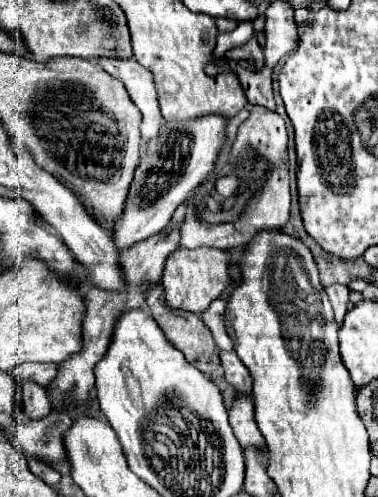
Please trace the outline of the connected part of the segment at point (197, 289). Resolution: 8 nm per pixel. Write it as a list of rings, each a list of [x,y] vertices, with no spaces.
[[[199,247],[199,249],[179,249],[165,263],[163,271],[163,287],[165,287],[165,301],[183,311],[191,311],[201,315],[221,293],[231,285],[231,255],[227,249],[217,247]]]

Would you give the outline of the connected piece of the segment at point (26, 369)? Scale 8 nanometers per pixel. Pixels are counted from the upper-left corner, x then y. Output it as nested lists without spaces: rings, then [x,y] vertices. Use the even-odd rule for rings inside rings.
[[[25,363],[13,369],[15,379],[19,381],[37,381],[39,385],[47,387],[49,381],[53,381],[57,375],[57,365],[55,363],[47,363],[47,365],[39,365],[39,363]]]

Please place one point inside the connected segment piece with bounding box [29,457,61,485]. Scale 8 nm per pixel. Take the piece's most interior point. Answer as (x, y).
(43, 470)

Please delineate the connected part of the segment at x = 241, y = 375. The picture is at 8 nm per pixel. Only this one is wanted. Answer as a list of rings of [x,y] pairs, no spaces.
[[[221,351],[219,355],[221,355],[221,367],[225,369],[225,375],[227,375],[227,383],[233,385],[237,393],[251,395],[253,379],[247,367],[243,365],[243,361],[239,359],[239,355],[235,351]]]

